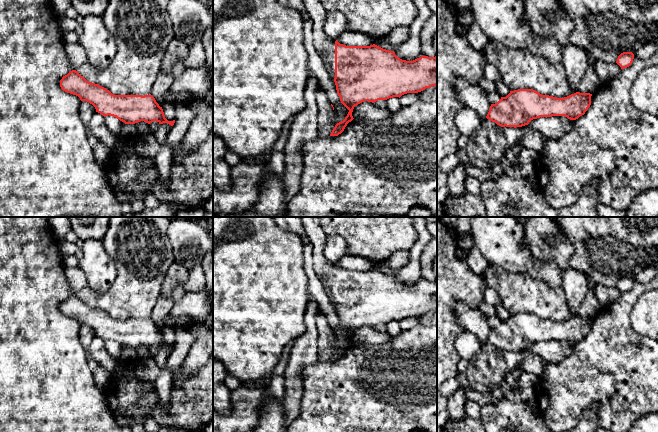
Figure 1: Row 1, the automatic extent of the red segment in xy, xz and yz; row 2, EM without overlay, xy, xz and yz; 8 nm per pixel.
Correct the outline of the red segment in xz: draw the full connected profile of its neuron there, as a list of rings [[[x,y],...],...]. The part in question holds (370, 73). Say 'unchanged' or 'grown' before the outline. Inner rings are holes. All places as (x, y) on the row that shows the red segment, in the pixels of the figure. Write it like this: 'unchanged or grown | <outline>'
grown | [[[302,0],[307,14],[313,22],[314,48],[322,57],[326,70],[334,79],[337,94],[341,103],[349,110],[345,119],[337,123],[330,136],[341,134],[347,124],[354,118],[352,112],[355,106],[368,101],[387,100],[401,97],[407,93],[418,93],[426,88],[437,86],[437,55],[435,57],[421,56],[413,61],[402,60],[394,51],[383,49],[375,44],[370,46],[346,46],[330,38],[324,32],[327,11],[320,0]]]

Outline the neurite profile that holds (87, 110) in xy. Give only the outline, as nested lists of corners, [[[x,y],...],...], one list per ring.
[[[81,101],[80,103],[80,117],[83,123],[87,126],[96,113],[95,107],[87,101]]]

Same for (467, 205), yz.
[[[465,192],[460,196],[448,195],[443,204],[444,213],[454,217],[486,217],[486,210],[480,195]]]

